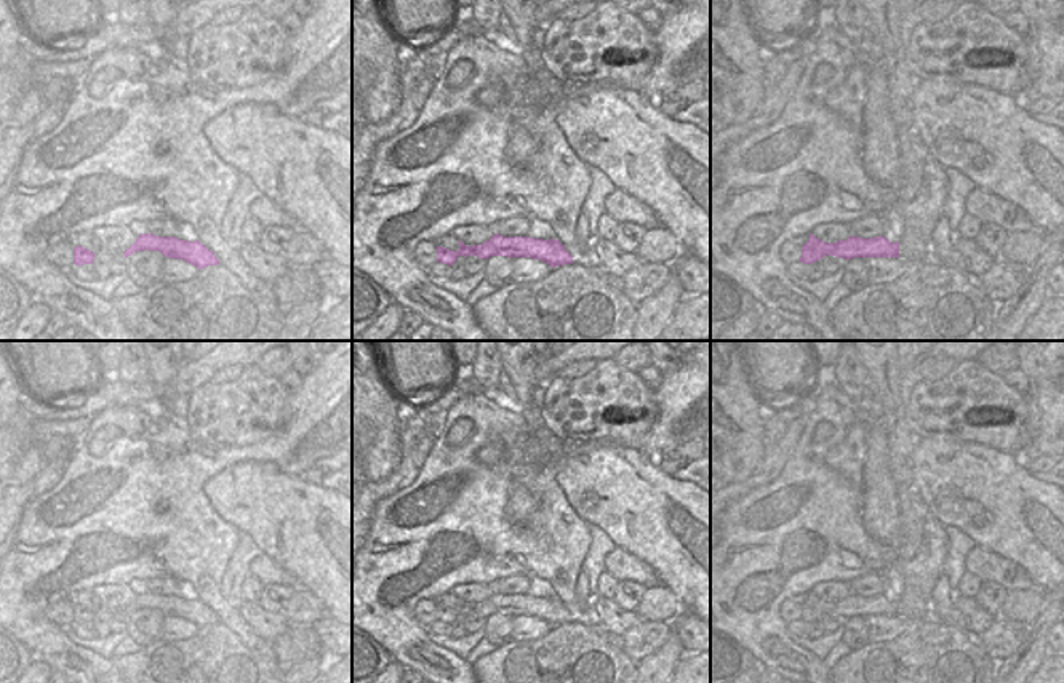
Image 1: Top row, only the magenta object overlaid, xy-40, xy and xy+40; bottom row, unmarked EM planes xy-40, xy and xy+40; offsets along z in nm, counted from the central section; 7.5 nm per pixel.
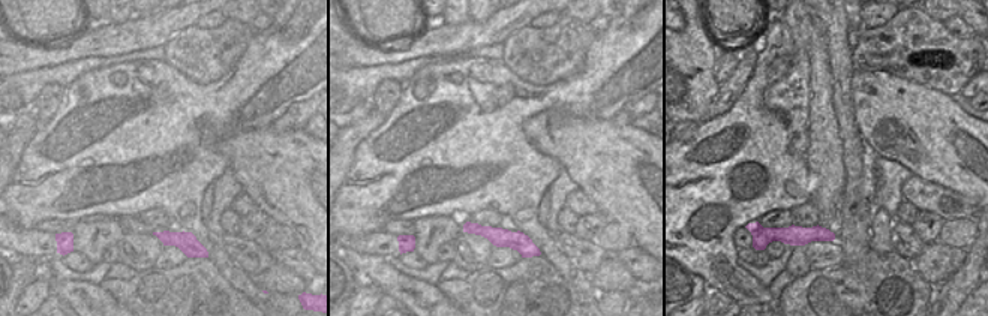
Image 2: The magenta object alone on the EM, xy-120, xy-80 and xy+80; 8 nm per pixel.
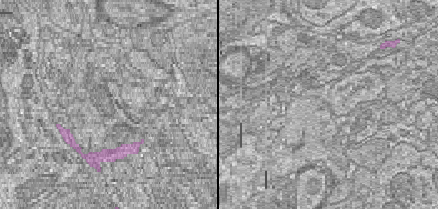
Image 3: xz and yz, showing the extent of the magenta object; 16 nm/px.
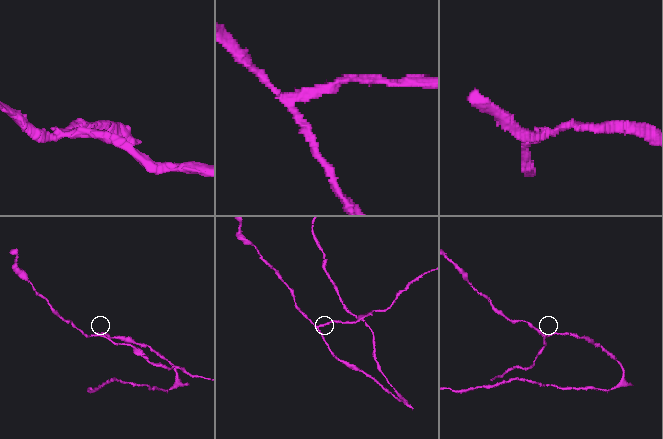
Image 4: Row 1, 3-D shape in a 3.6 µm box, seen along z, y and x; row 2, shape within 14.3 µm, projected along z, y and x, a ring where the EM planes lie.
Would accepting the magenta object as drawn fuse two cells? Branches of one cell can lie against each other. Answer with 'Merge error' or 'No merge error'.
Merge error.

